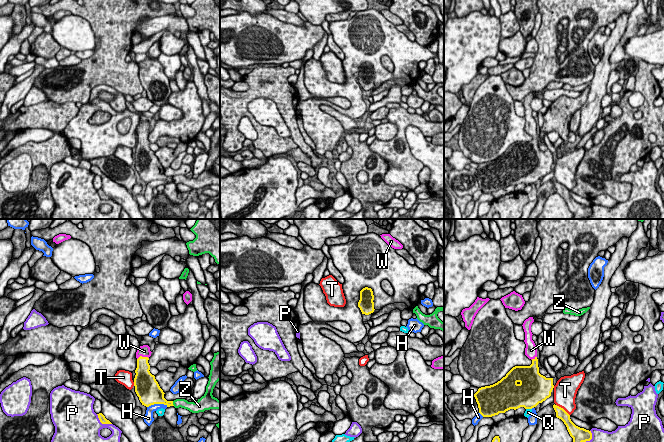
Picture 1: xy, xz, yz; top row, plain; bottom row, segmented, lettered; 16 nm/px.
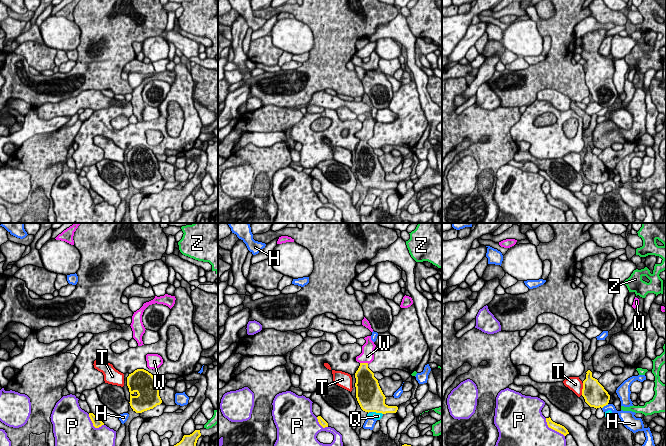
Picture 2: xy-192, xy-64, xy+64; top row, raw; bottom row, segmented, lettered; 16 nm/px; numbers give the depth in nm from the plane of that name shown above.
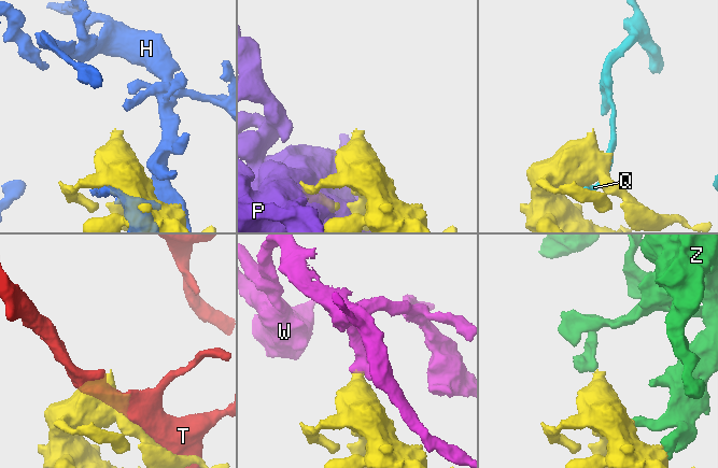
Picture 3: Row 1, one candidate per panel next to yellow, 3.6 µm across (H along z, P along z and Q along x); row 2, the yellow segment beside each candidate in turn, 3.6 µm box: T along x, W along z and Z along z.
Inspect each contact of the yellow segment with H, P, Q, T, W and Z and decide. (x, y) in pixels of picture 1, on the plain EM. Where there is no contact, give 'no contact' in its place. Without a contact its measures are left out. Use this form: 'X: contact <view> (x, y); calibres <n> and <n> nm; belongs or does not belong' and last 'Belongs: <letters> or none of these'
H: contact xy (157, 179); calibres 380 and 130 nm; does not belong
P: contact xy (102, 199); calibres 120 and 440 nm; does not belong
Q: contact yz (529, 184); calibres 460 and 120 nm; does not belong
T: contact yz (563, 185); calibres 160 and 360 nm; does not belong
W: contact xy (142, 133); calibres 220 and 190 nm; belongs
Z: contact xy (172, 179); calibres 190 and 140 nm; does not belong
Belongs: W

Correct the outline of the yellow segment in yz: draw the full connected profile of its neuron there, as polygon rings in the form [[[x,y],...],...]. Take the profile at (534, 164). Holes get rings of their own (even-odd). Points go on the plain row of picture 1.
[[[533,93],[523,99],[525,108],[525,131],[532,136],[530,142],[515,142],[497,159],[481,163],[474,170],[479,189],[492,193],[510,185],[532,185],[551,172],[553,154],[539,149],[537,123],[532,116]]]

